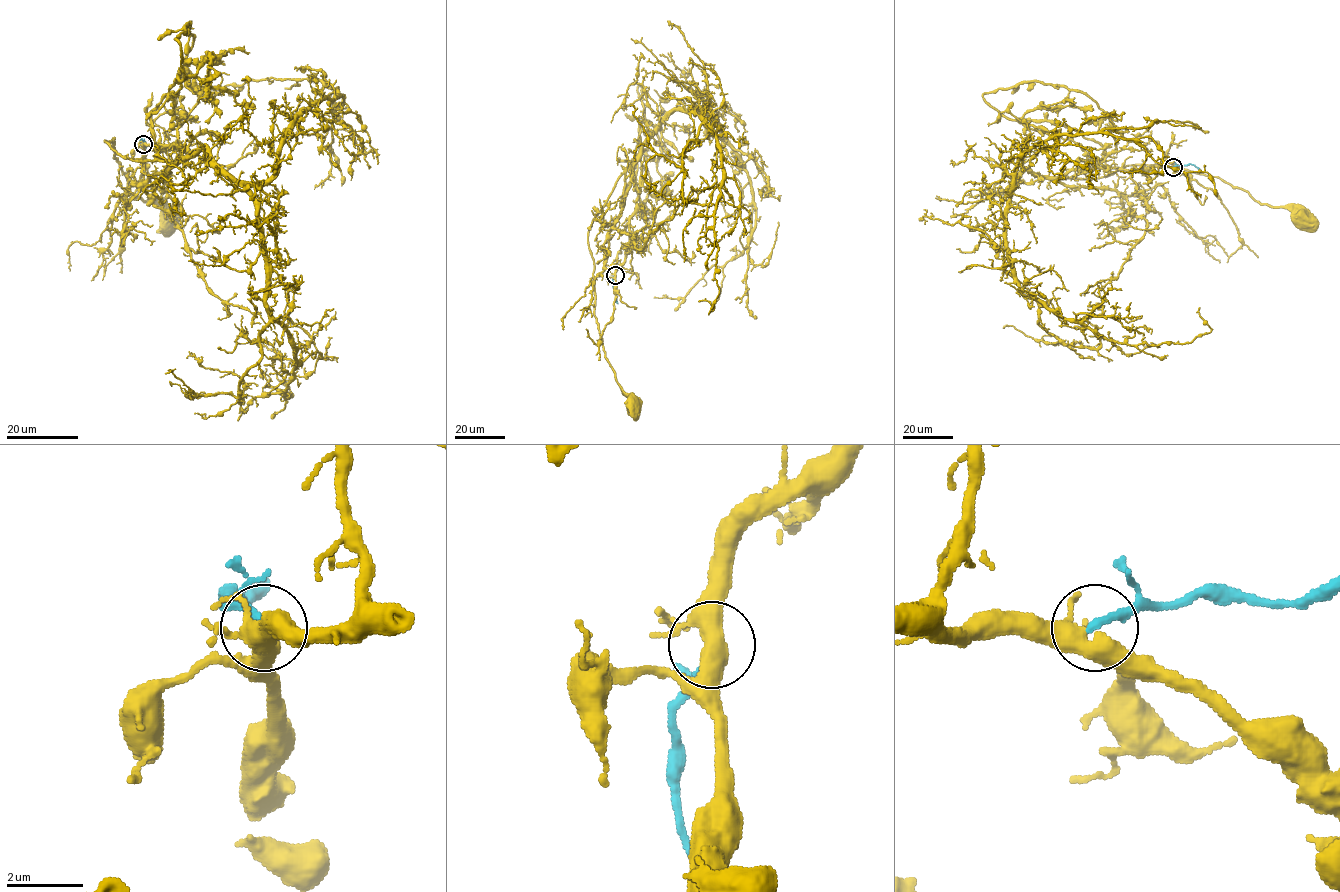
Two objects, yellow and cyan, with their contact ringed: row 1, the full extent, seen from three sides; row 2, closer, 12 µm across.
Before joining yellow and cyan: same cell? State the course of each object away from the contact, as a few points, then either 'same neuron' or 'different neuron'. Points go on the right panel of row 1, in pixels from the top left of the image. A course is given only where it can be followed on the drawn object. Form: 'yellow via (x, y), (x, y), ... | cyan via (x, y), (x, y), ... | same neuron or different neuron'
yellow via (1173, 167), (1095, 167), (1059, 176), (1097, 178), (1128, 166), (1170, 162), (1301, 215) | cyan via (1173, 167), (1191, 164), (1201, 172) | same neuron

